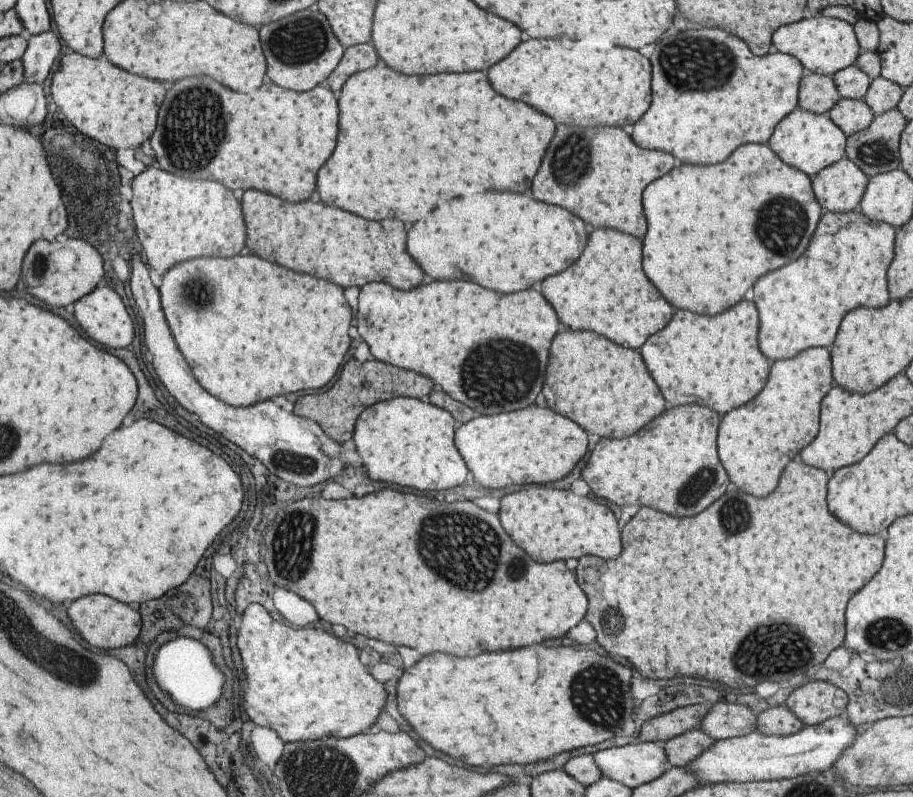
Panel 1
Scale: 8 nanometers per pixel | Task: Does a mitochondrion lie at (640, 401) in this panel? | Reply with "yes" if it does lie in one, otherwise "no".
no

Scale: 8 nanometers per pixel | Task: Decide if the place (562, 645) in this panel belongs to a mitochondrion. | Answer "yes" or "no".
no

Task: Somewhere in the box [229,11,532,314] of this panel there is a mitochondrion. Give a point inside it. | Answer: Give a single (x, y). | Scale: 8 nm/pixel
(303, 40)

